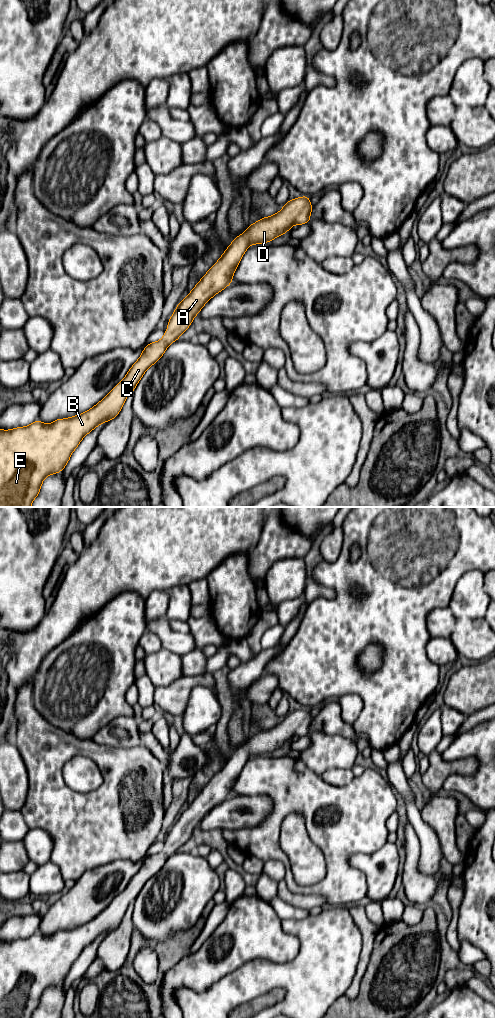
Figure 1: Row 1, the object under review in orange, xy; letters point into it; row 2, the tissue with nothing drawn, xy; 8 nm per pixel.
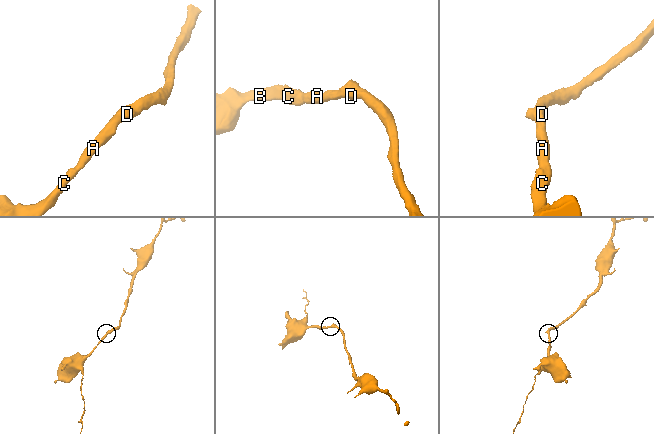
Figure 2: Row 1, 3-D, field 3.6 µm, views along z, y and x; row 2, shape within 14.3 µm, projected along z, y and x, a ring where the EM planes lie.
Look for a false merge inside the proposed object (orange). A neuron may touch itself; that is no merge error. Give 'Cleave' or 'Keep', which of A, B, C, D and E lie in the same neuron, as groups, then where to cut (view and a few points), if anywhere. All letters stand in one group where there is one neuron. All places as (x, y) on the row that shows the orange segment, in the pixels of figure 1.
Keep. Groups: A B C D E. No split

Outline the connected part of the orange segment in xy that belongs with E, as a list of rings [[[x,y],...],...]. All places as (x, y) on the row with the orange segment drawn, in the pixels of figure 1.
[[[303,196],[289,200],[281,211],[248,226],[178,304],[162,339],[148,344],[124,379],[90,410],[49,424],[37,420],[26,427],[0,429],[0,507],[31,507],[43,480],[64,470],[85,435],[118,416],[145,371],[189,328],[202,307],[231,284],[248,247],[271,242],[293,225],[308,223],[311,212],[309,197]]]

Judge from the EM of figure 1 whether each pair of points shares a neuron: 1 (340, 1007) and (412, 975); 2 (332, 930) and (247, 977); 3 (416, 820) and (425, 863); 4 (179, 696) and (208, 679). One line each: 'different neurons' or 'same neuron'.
1: same neuron
2: same neuron
3: same neuron
4: same neuron

